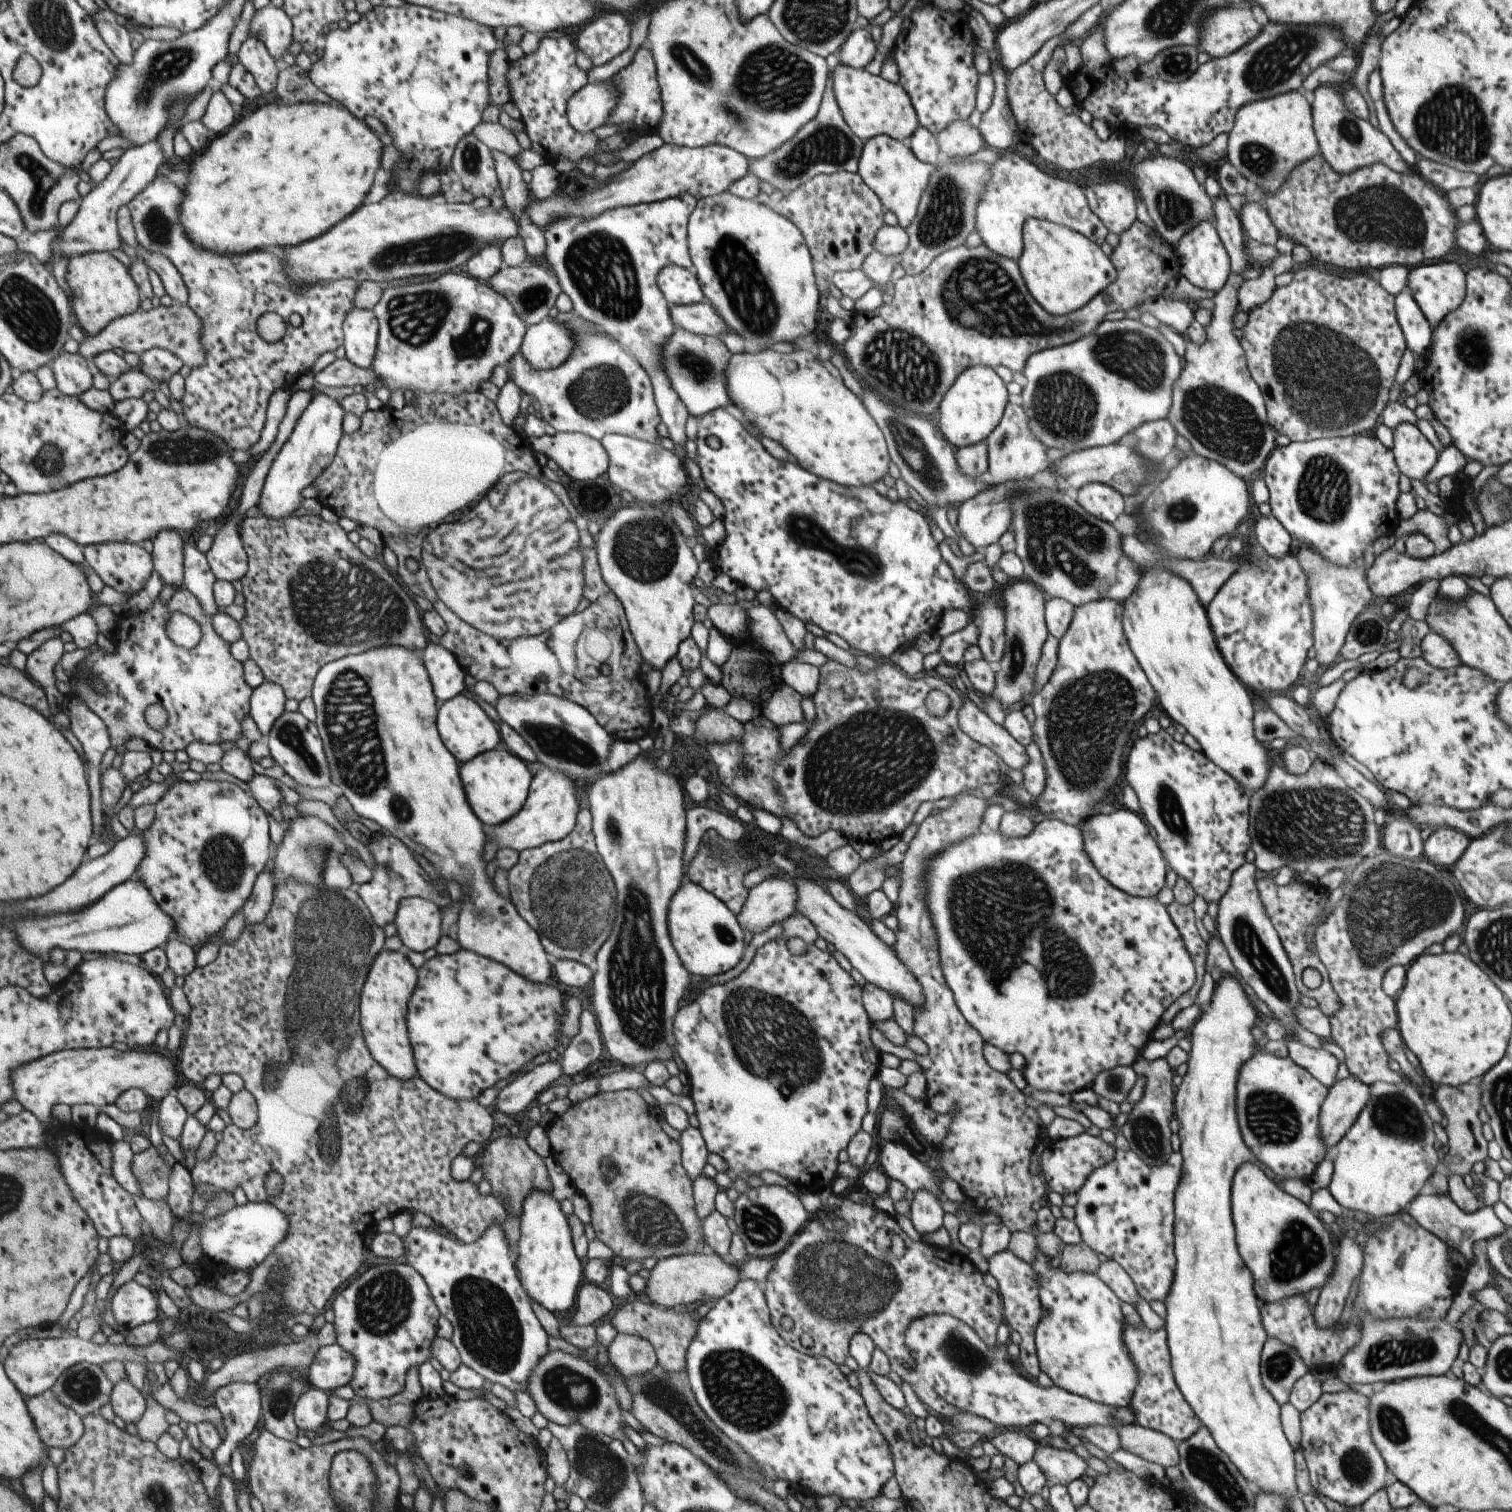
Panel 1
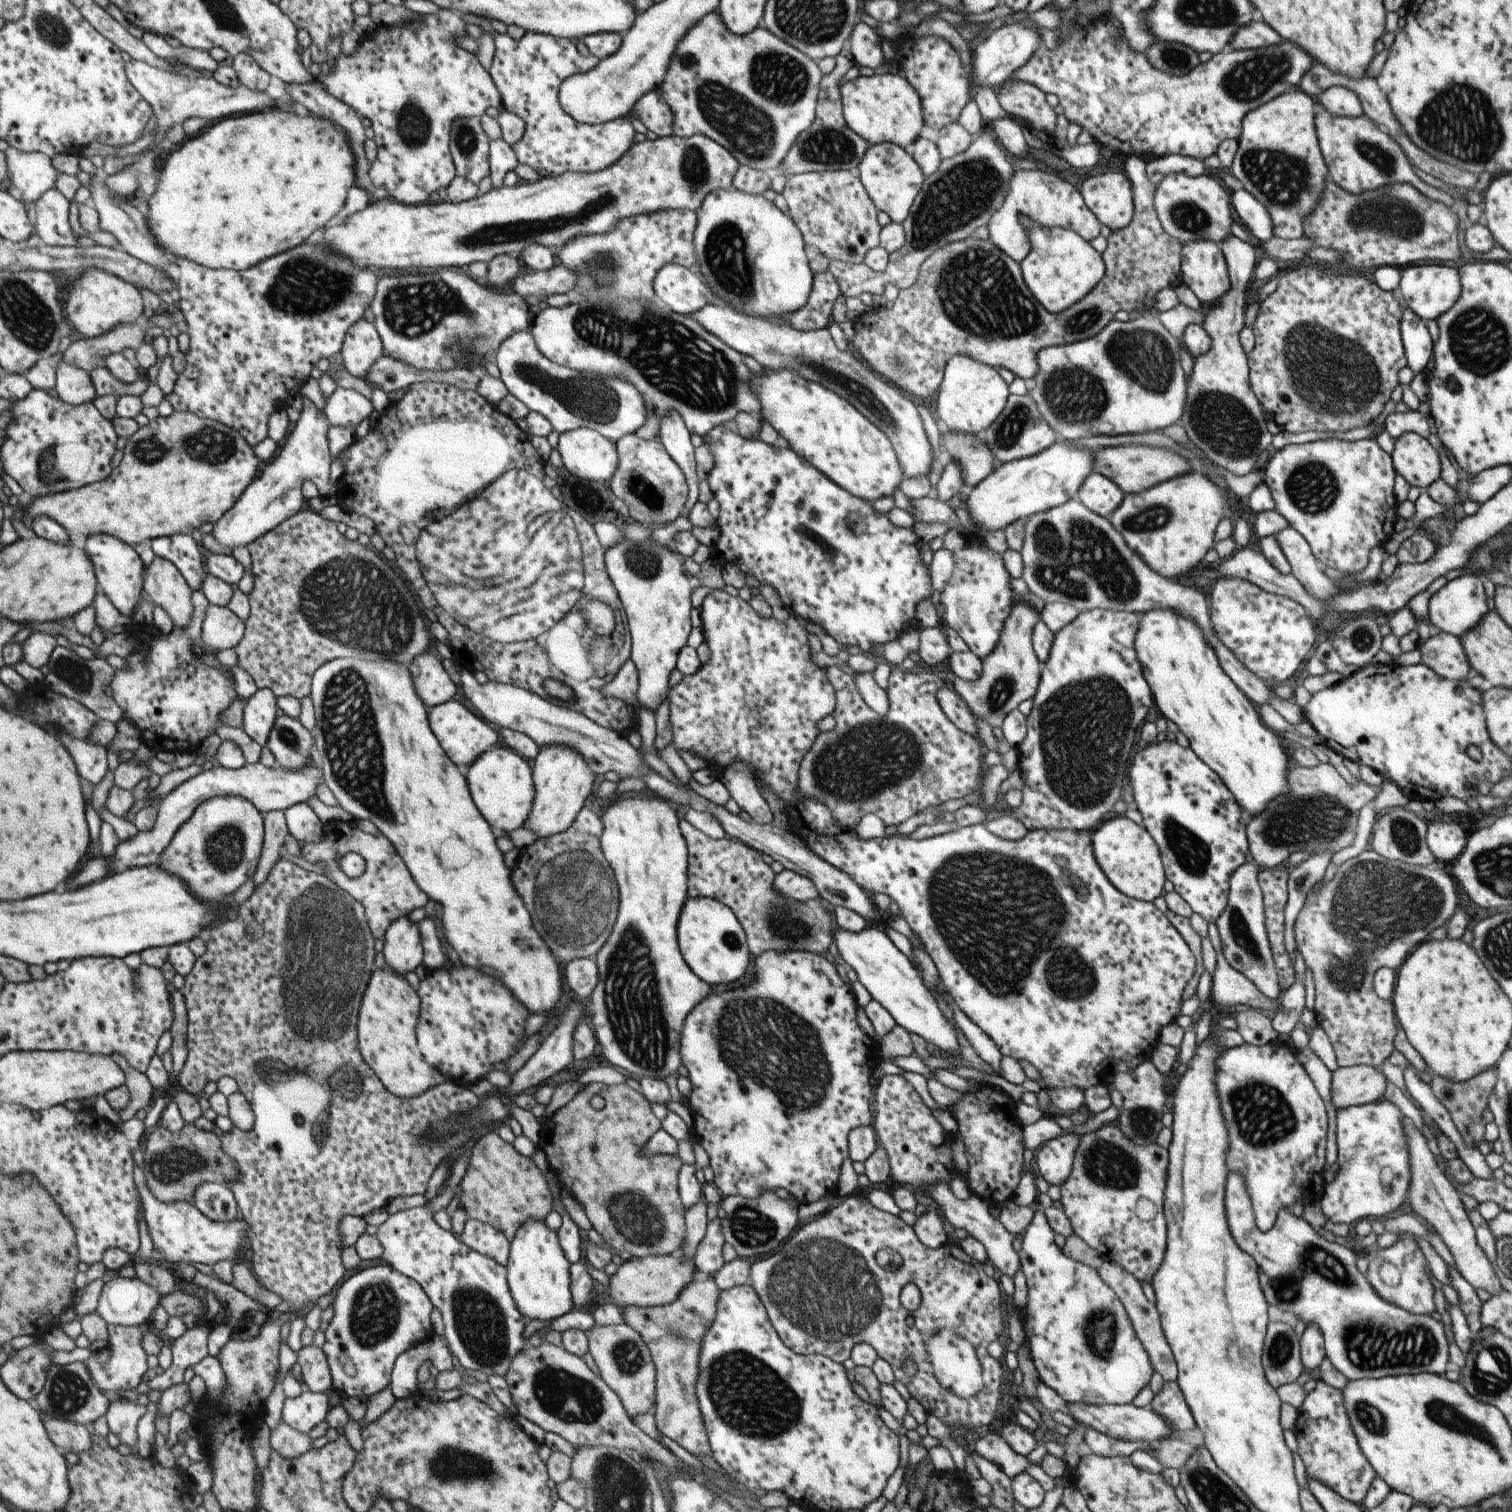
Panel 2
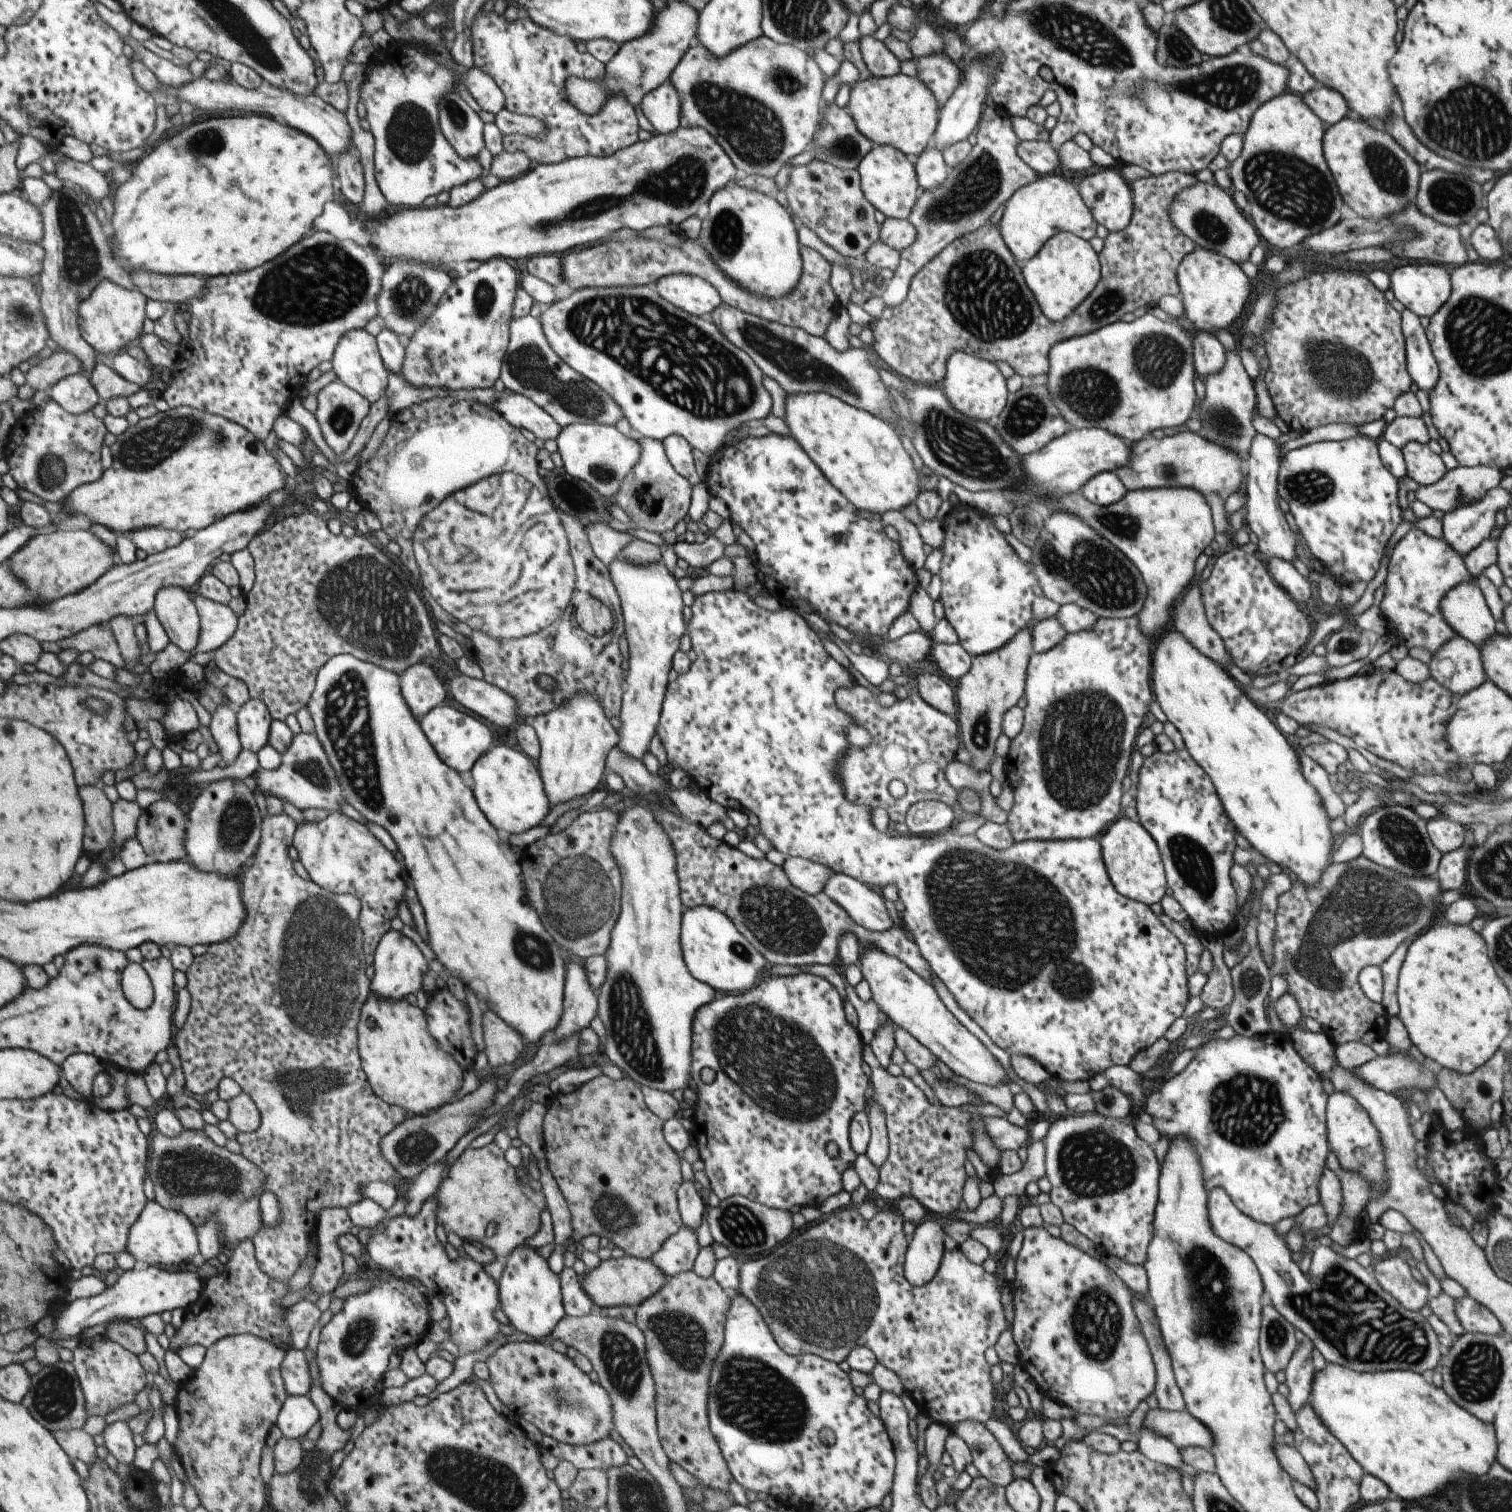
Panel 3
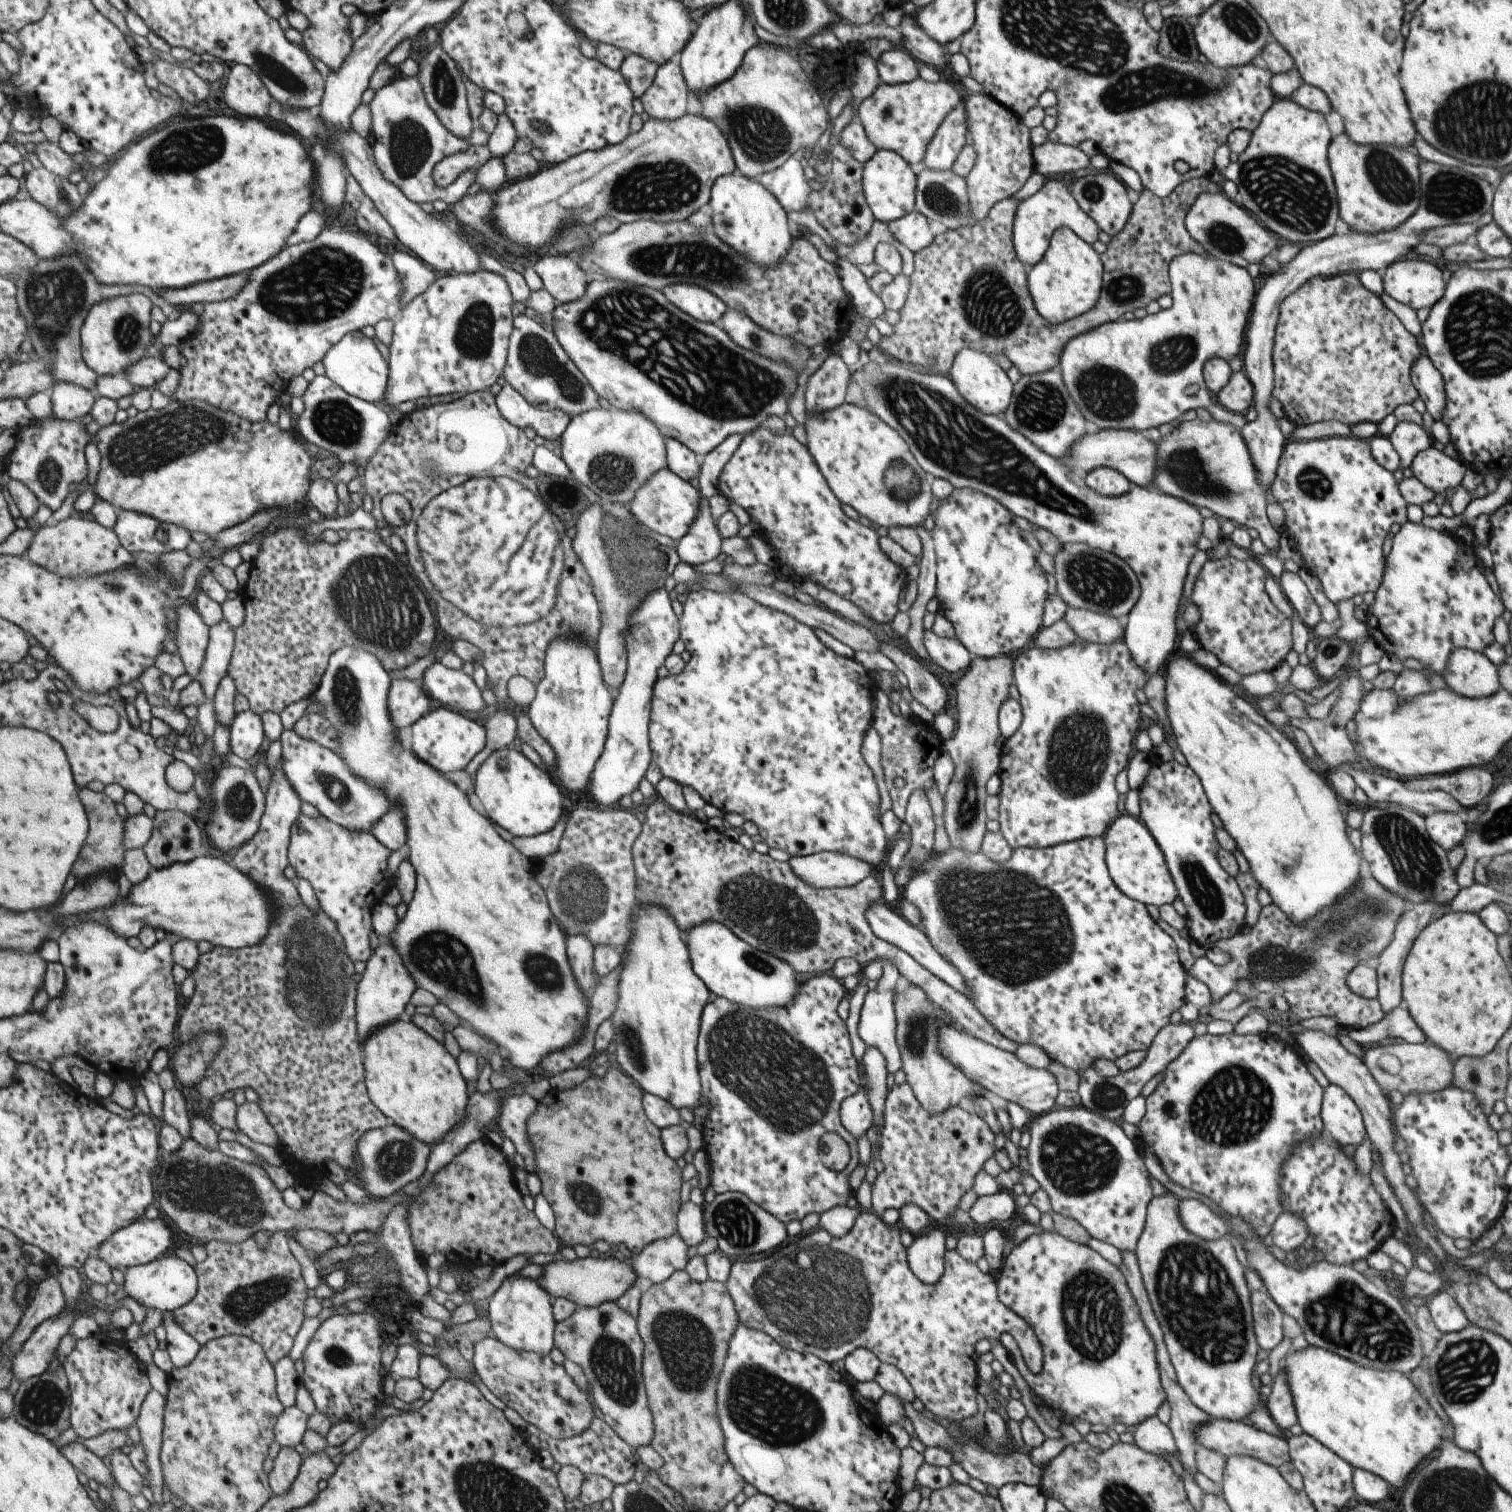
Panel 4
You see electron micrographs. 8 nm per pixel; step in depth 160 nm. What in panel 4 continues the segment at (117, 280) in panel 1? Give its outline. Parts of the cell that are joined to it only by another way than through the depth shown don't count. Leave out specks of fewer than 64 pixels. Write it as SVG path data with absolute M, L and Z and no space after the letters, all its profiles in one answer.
M143 293L121 295L98 302L87 315L82 326L82 353L86 363L95 369L98 376L123 373L130 364L147 356L153 334L149 330L152 315L153 298Z

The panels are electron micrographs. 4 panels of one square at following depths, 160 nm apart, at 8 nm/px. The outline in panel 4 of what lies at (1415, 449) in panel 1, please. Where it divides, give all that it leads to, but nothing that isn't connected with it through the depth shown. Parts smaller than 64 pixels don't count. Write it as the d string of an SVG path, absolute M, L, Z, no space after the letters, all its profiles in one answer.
M1432 445L1415 454L1409 466L1413 477L1434 494L1441 494L1446 498L1462 482L1466 469L1461 460L1446 456Z

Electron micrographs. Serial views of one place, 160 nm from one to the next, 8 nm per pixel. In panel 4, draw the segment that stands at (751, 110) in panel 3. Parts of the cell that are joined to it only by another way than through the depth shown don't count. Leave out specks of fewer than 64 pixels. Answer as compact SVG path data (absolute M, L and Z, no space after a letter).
M759 40L745 51L733 76L708 88L696 99L702 108L700 117L710 120L725 137L736 168L748 178L755 178L781 166L797 148L810 151L823 134L829 118L817 87L805 74L793 50Z

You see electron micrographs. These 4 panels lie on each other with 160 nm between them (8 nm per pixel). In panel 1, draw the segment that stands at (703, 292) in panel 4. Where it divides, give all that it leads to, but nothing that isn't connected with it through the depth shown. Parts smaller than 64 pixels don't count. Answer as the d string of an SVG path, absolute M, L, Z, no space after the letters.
M674 262L660 268L656 274L656 283L669 304L690 305L703 300L697 279L687 271L686 263Z

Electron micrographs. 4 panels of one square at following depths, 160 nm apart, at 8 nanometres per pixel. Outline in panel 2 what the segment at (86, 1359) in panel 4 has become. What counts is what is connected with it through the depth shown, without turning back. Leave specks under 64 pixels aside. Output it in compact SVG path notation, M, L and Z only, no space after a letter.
M109 1325L109 1359L107 1362L99 1362L93 1356L85 1360L95 1386L104 1393L110 1391L110 1394L117 1393L120 1390L136 1390L141 1381L151 1376L151 1370L147 1366L147 1352L143 1348L143 1336L145 1336L146 1327L127 1327L124 1325Z

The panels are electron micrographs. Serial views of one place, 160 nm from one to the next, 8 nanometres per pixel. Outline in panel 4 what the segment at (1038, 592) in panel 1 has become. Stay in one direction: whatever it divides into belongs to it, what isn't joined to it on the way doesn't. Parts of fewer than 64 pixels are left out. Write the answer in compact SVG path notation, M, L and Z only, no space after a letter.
M997 655L989 658L974 657L967 665L967 670L954 684L955 689L955 712L957 712L957 728L949 740L940 740L937 746L945 751L953 761L954 773L949 781L944 801L943 822L945 832L951 847L962 848L969 852L979 852L982 836L985 829L985 810L983 801L986 797L986 782L991 775L998 771L1000 750L995 746L995 740L999 738L998 710L1009 697L1009 685L1012 683L1013 655Z

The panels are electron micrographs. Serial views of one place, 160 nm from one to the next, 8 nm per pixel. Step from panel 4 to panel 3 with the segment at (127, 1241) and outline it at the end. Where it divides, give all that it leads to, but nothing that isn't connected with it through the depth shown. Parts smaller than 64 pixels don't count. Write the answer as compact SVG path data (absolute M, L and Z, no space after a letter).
M156 1199L150 1200L130 1232L128 1250L135 1260L143 1260L150 1266L188 1265L193 1256L201 1254L200 1236L196 1224L181 1210L165 1208Z

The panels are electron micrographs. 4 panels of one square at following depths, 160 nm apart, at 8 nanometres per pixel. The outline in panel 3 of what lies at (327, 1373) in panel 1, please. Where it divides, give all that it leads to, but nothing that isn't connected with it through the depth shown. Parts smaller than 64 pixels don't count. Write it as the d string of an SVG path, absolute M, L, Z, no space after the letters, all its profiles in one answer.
M295 1347L287 1350L282 1373L290 1395L309 1395L312 1391L311 1370L307 1354Z

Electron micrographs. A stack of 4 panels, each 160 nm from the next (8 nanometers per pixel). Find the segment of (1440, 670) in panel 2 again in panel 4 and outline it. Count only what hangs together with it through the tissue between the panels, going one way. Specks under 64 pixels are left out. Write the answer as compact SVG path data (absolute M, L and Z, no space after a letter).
M1468 648L1450 652L1441 677L1447 689L1464 697L1486 697L1500 688L1496 666L1481 651Z

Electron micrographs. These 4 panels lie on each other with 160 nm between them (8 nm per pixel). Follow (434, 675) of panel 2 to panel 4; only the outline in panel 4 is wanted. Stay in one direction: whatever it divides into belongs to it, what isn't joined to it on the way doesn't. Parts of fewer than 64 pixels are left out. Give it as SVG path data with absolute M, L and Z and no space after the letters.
M397 678L390 688L392 721L398 728L409 728L434 707L433 700L419 684L419 680Z

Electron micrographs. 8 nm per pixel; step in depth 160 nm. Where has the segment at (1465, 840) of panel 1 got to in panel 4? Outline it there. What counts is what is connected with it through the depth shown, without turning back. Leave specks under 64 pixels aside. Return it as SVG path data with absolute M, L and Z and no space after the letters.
M1434 812L1424 817L1429 838L1444 851L1460 844L1466 834L1464 823L1463 816L1446 812Z

